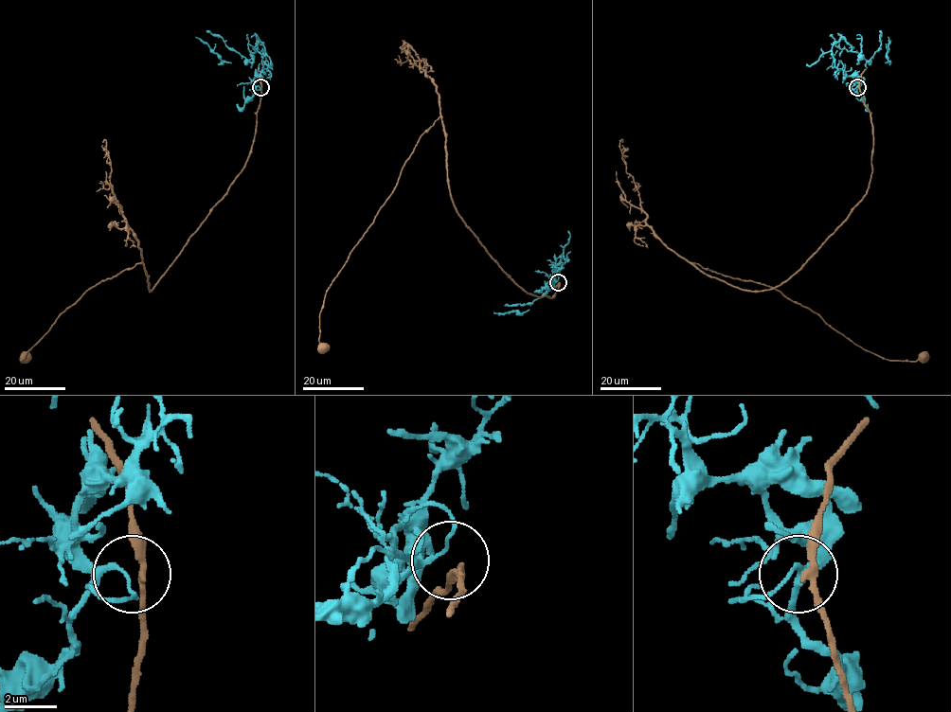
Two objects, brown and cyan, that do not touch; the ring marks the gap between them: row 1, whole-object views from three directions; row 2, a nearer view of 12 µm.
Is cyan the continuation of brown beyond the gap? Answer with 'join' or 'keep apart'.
join

